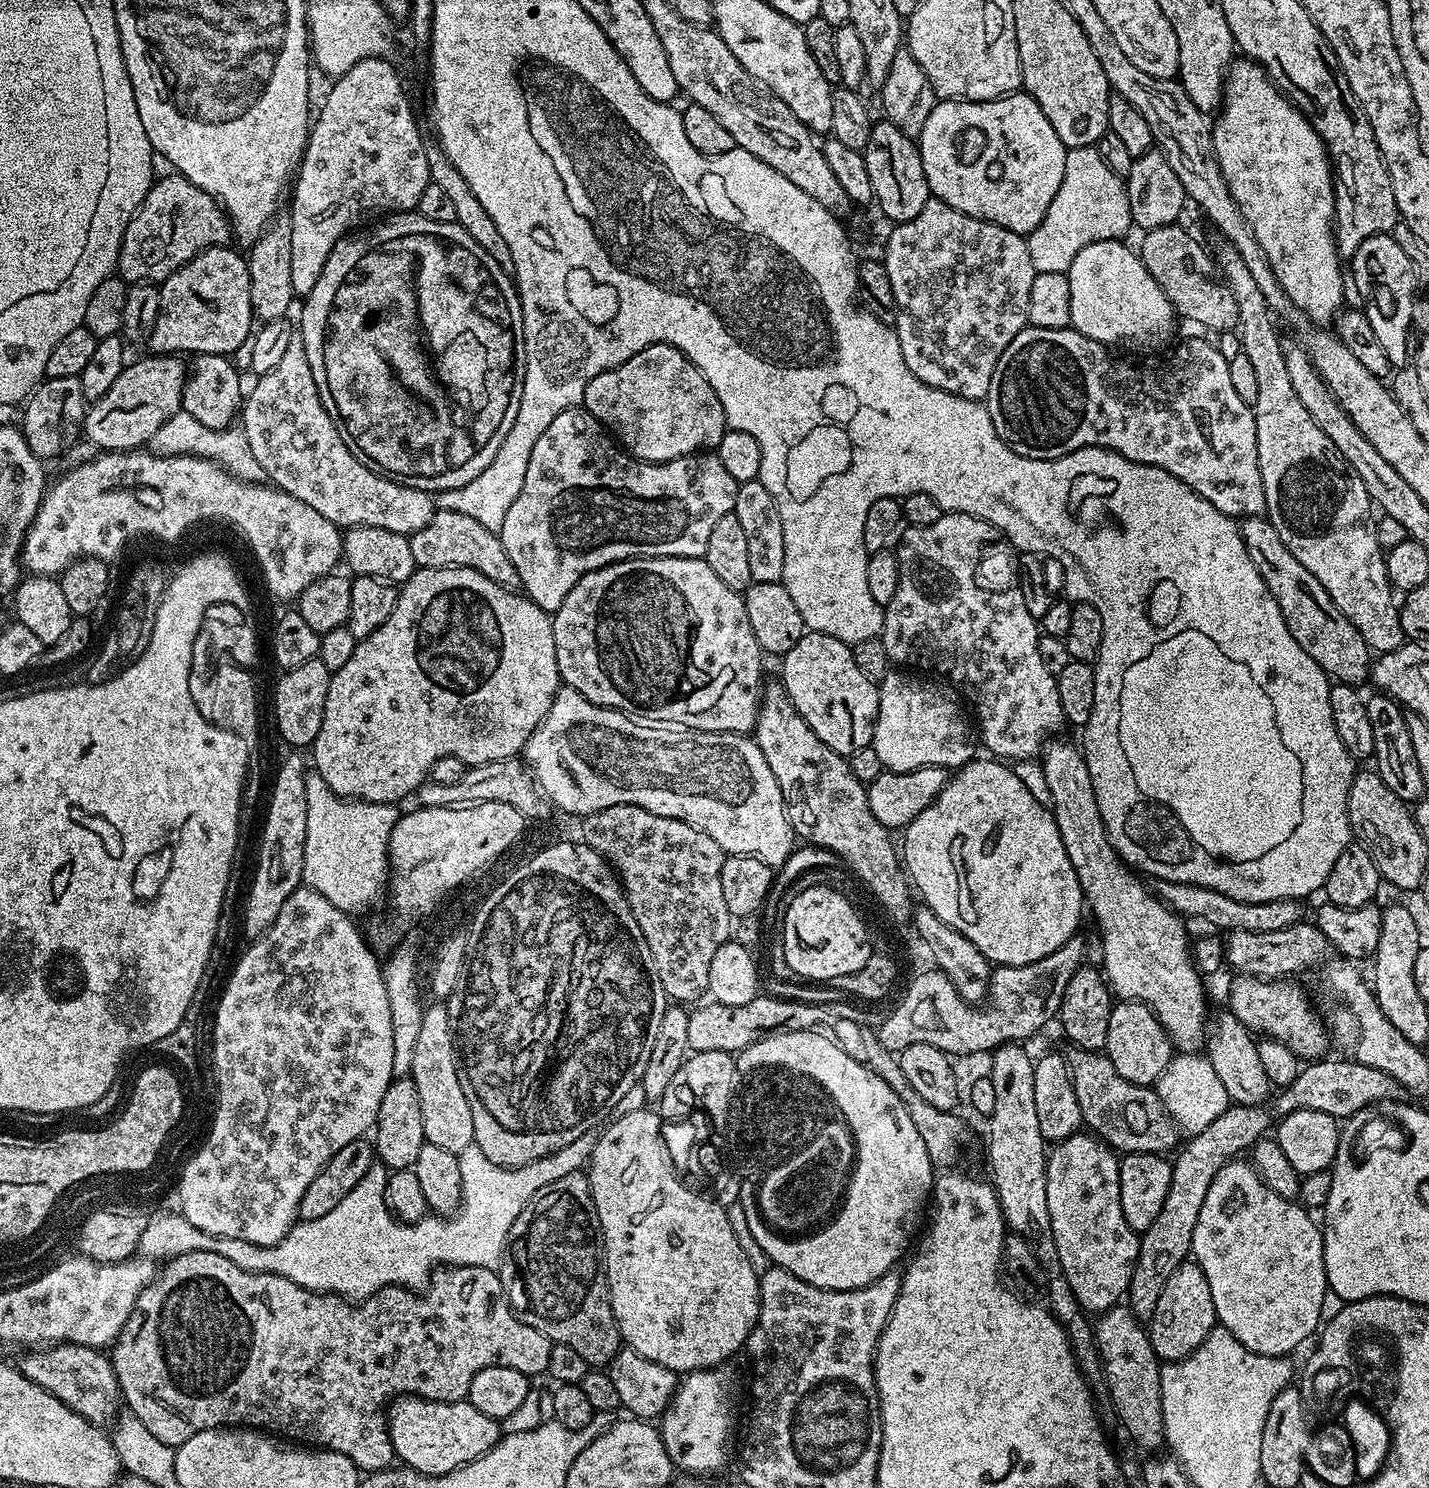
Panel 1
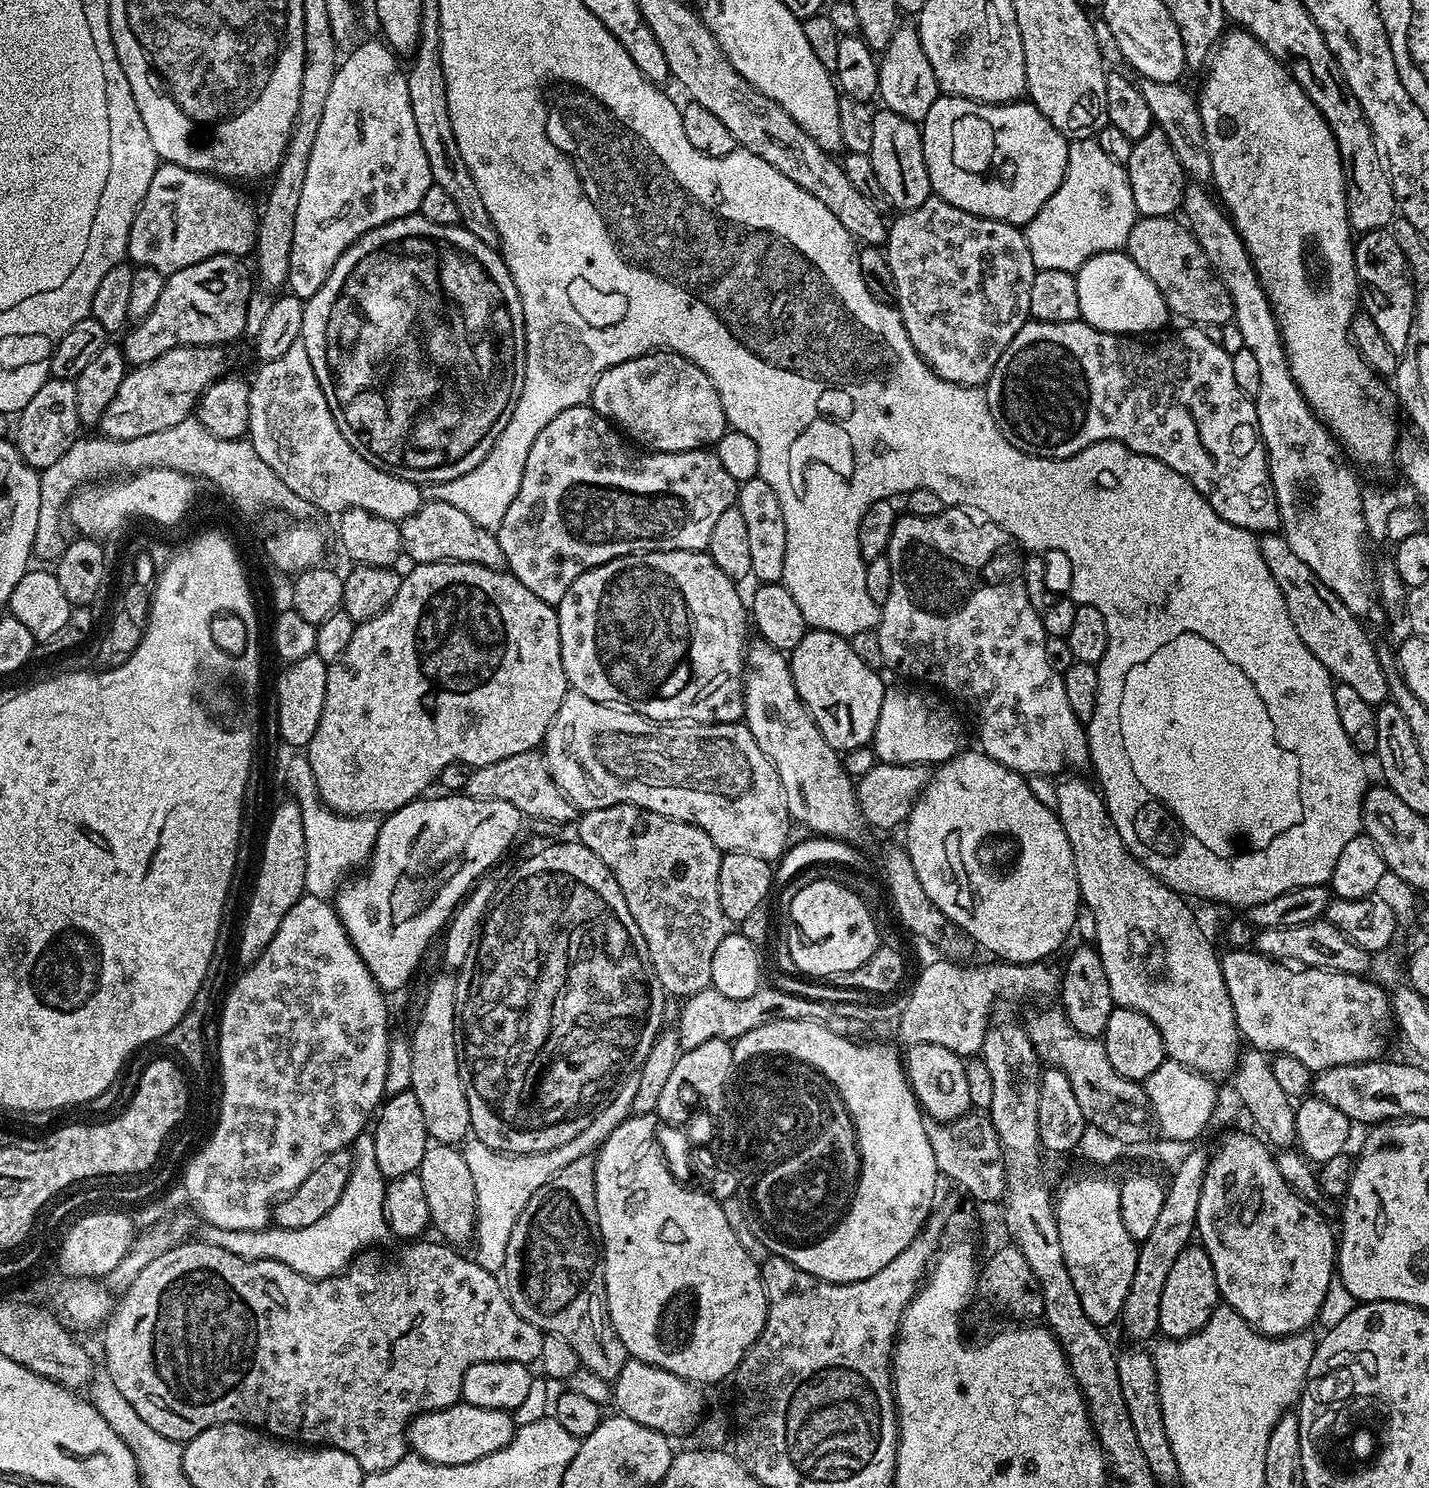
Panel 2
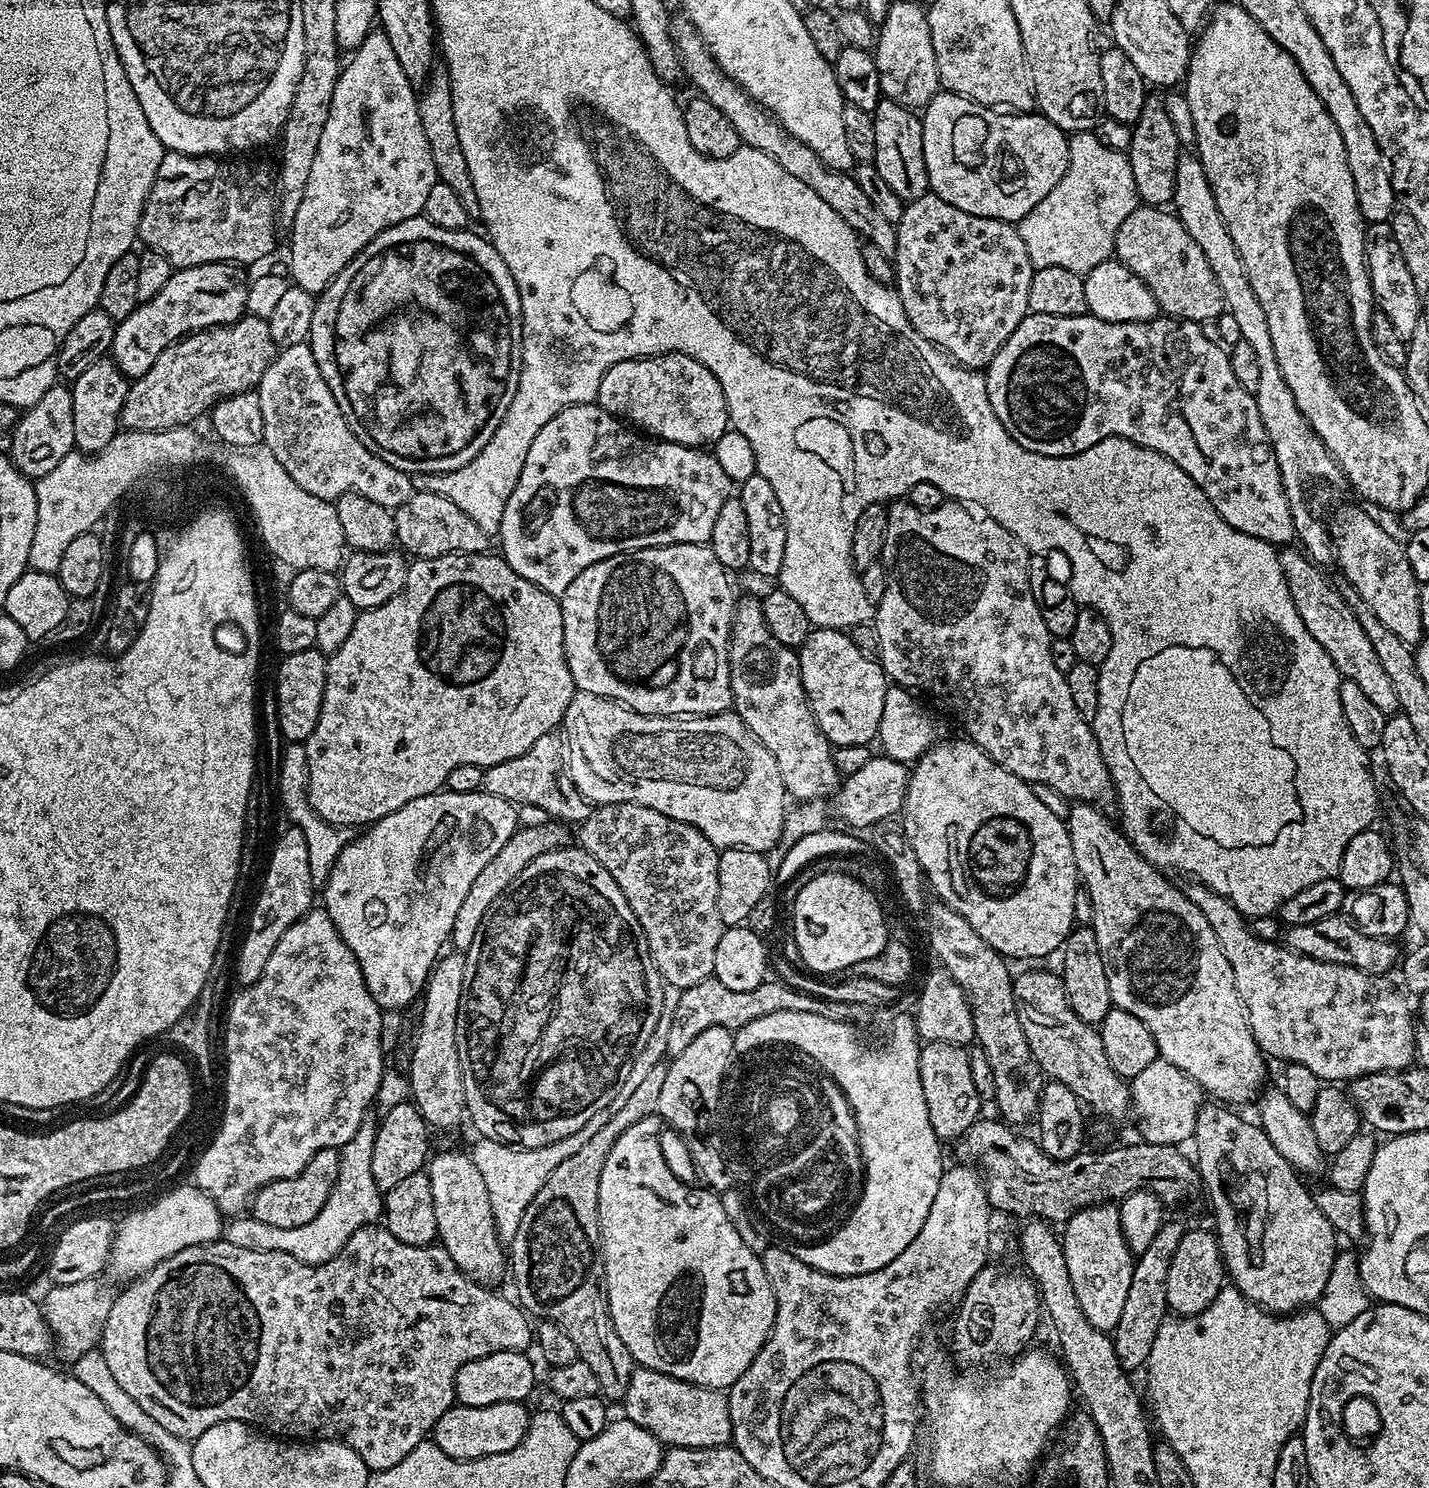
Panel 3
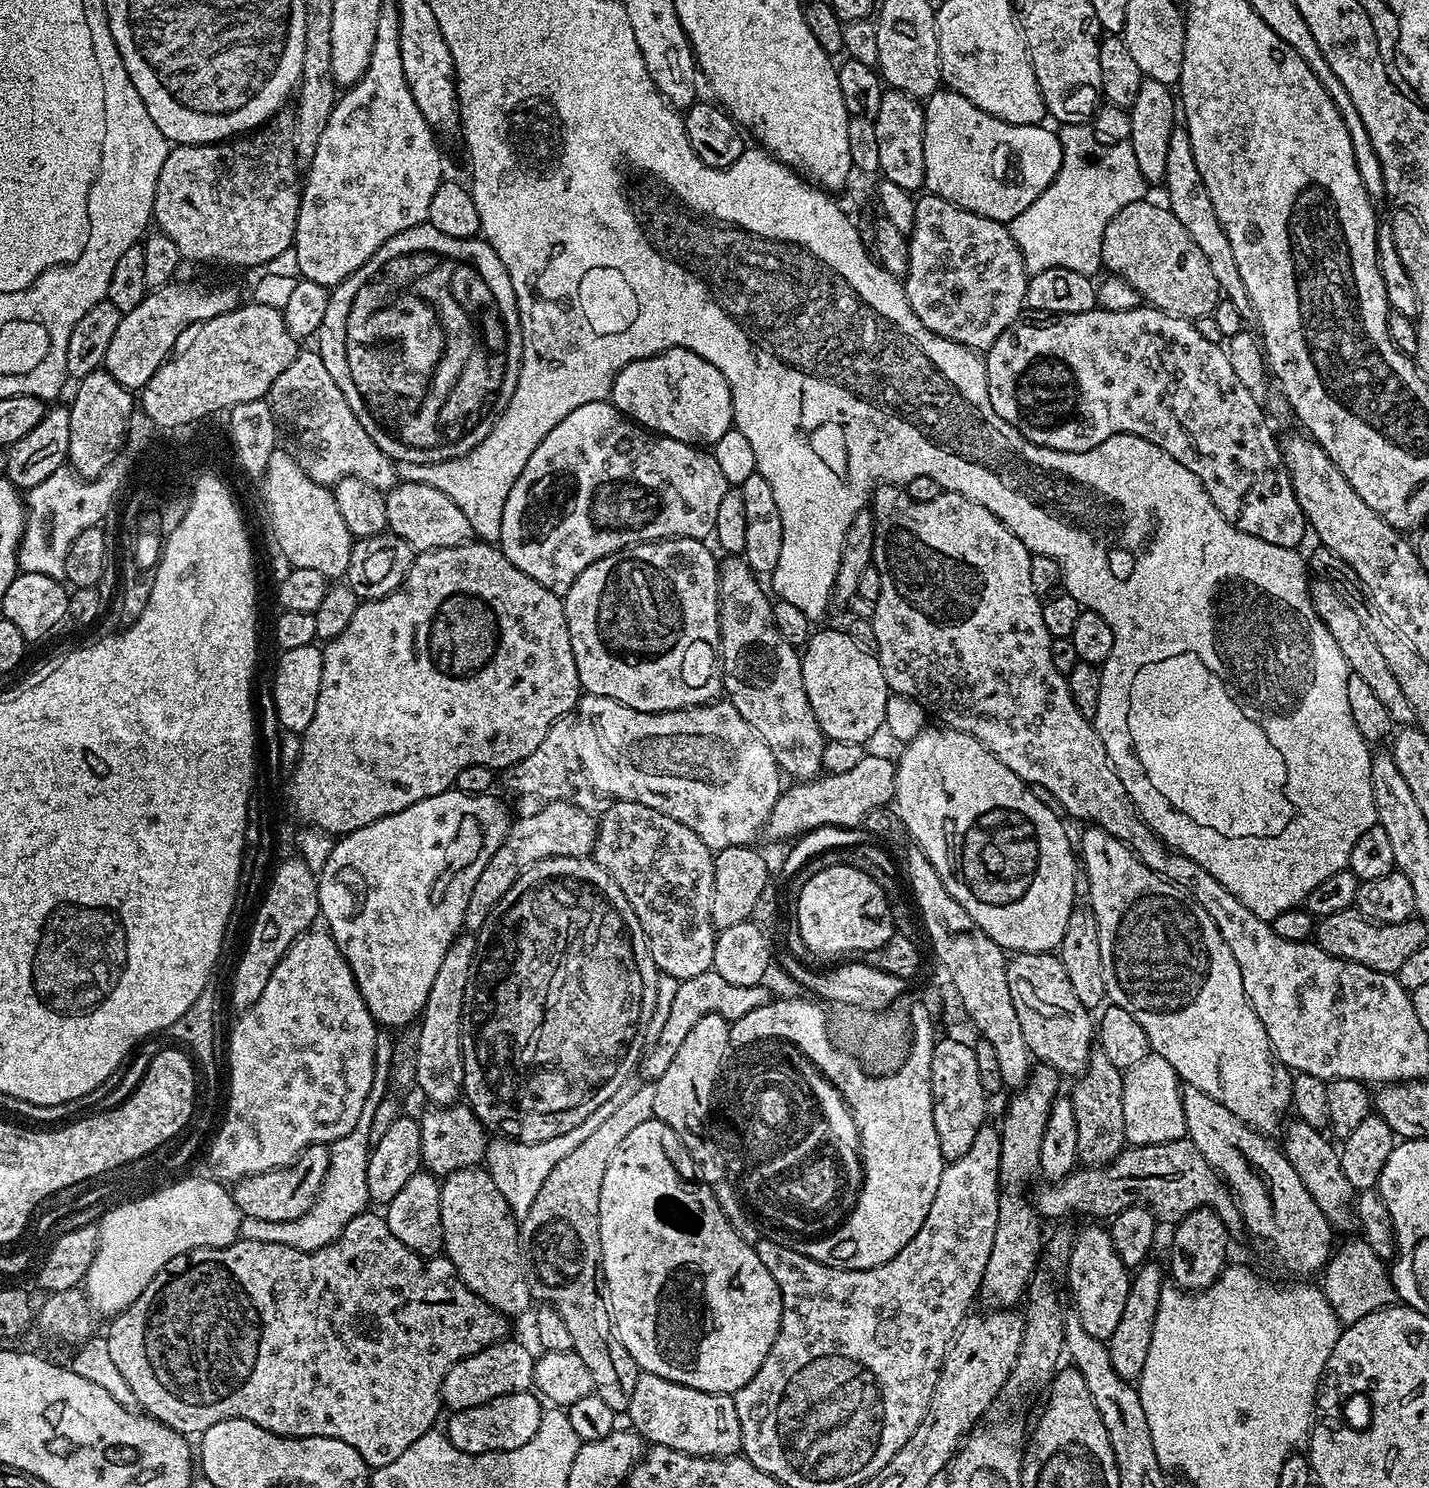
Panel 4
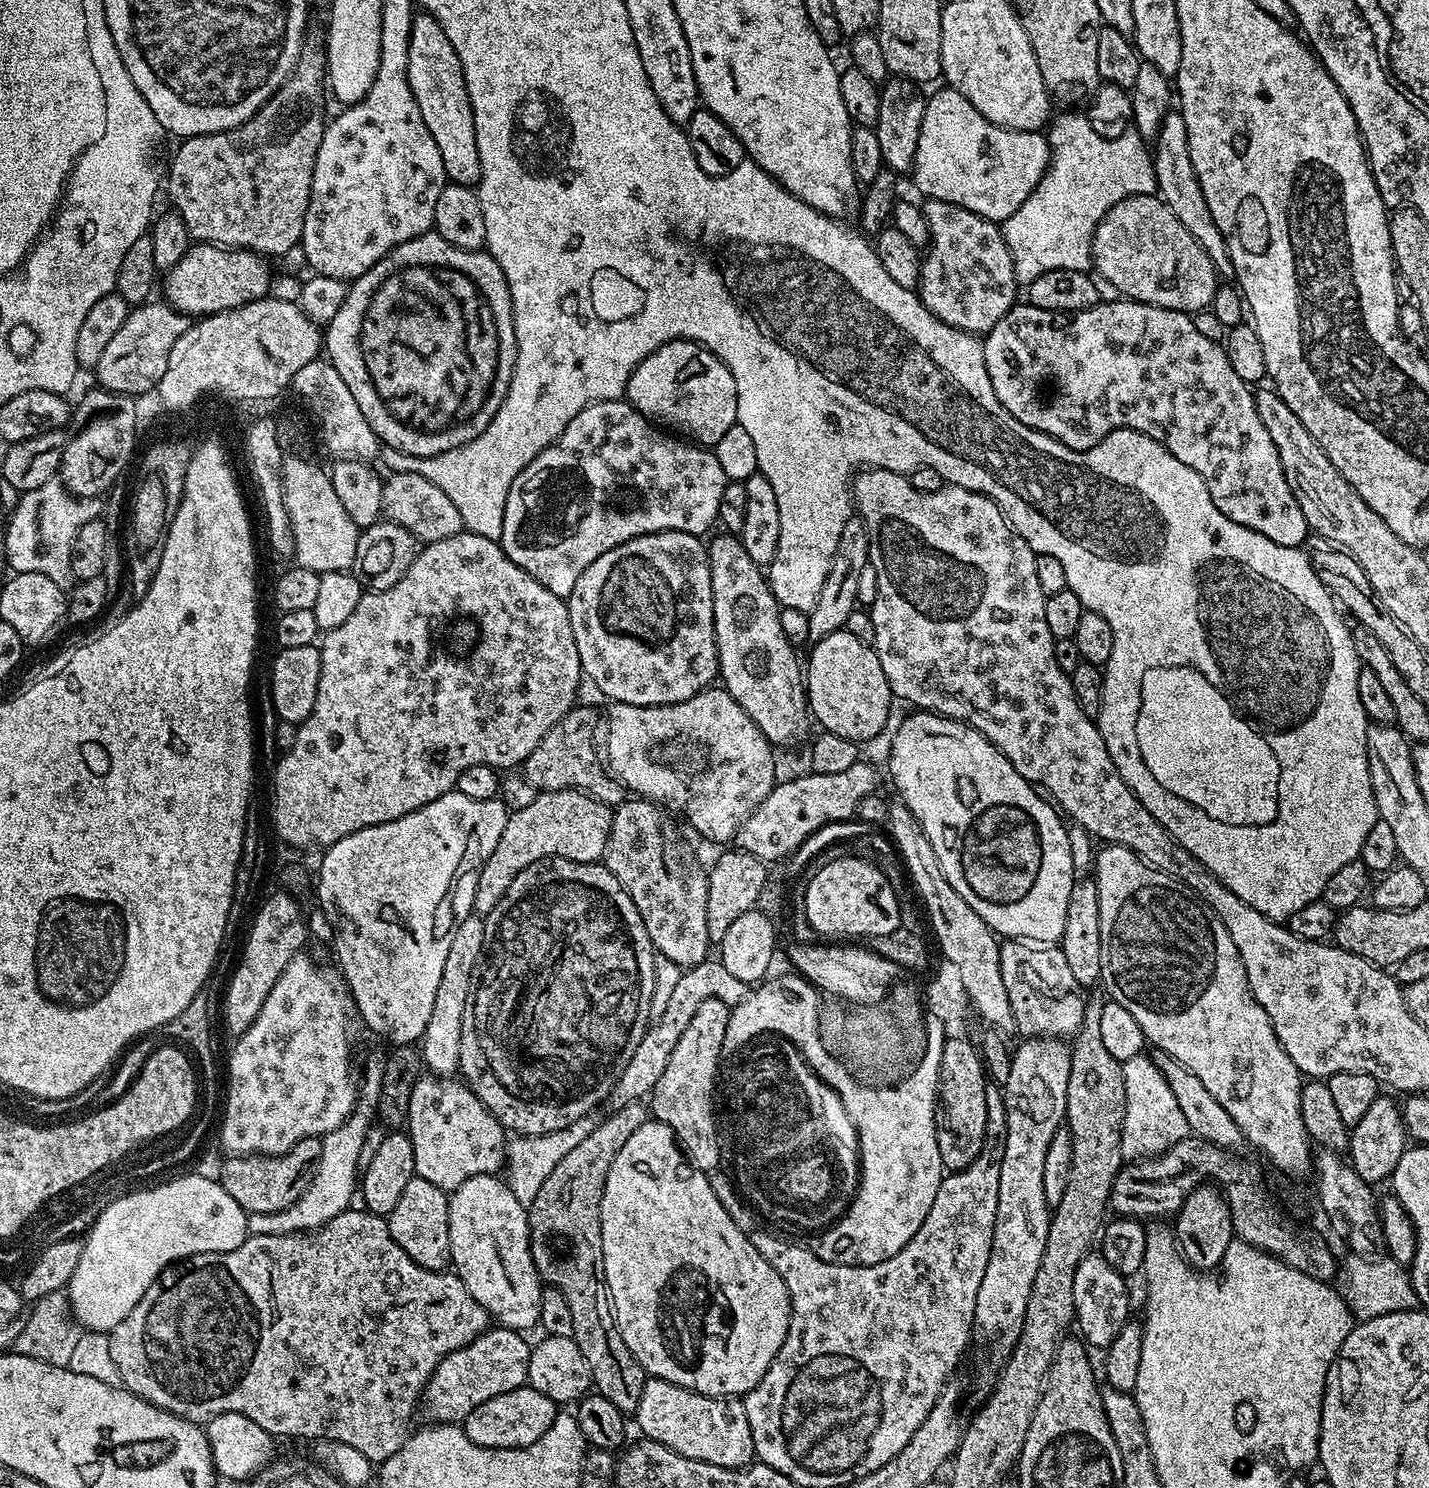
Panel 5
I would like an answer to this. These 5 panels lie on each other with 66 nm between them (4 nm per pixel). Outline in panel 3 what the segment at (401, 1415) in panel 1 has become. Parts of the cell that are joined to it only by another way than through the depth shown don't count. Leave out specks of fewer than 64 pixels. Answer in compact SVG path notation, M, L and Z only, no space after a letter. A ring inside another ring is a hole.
M494 1402L490 1406L466 1406L457 1403L442 1418L438 1418L436 1427L432 1429L431 1439L444 1454L455 1460L477 1460L490 1454L506 1454L506 1450L514 1450L528 1429L530 1408L527 1403Z

